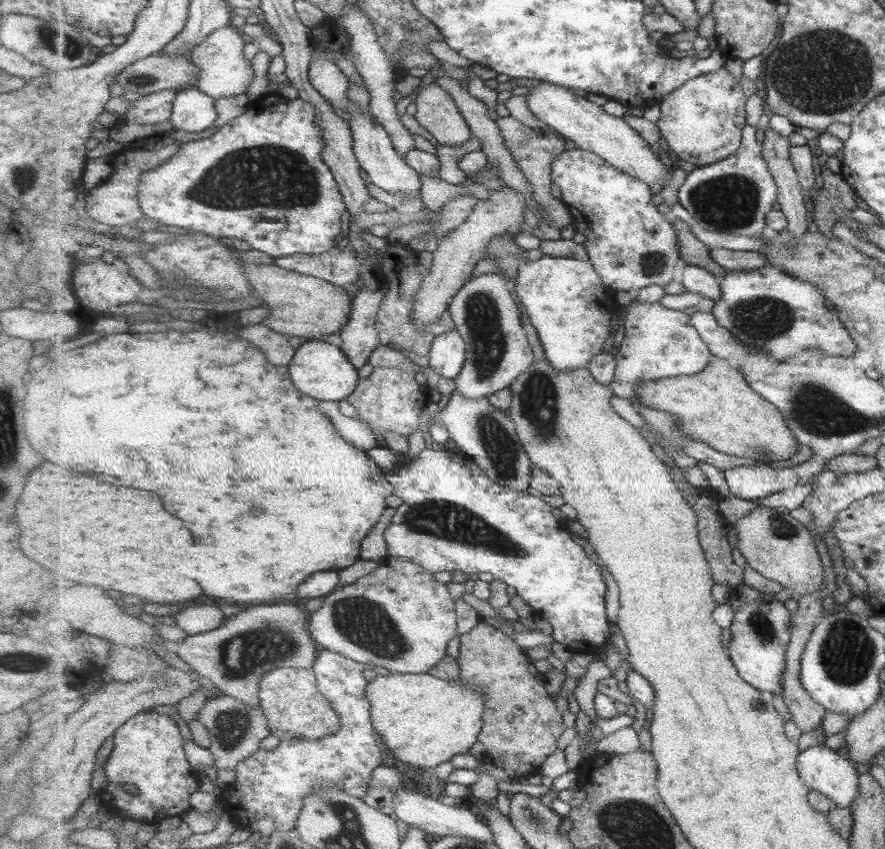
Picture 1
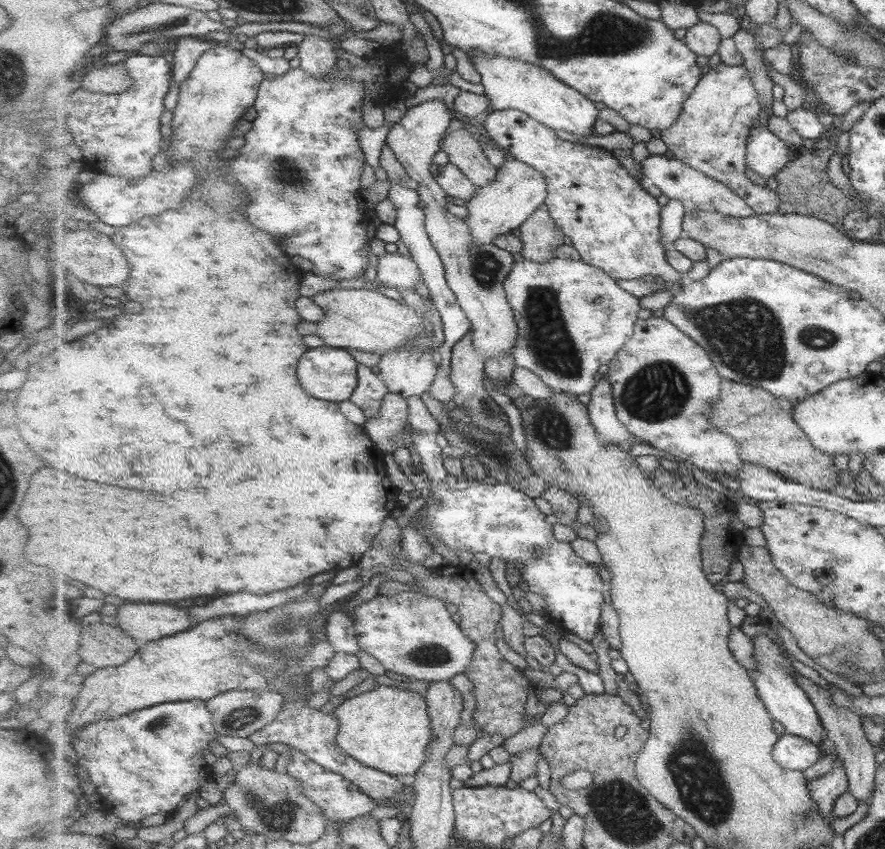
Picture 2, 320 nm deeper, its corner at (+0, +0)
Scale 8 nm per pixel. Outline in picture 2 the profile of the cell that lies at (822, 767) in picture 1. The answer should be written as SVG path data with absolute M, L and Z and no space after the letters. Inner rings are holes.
M787 732L775 744L775 760L789 770L806 771L815 766L823 756L823 751L819 750L815 742Z

